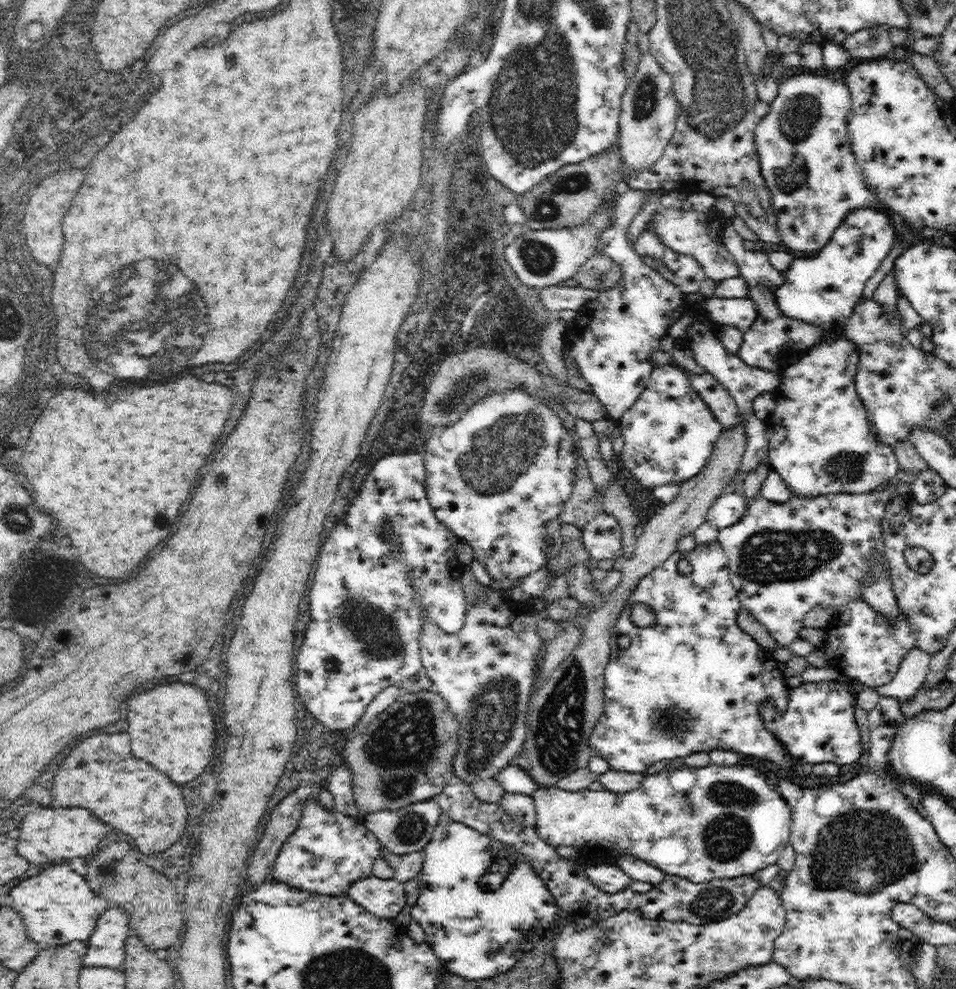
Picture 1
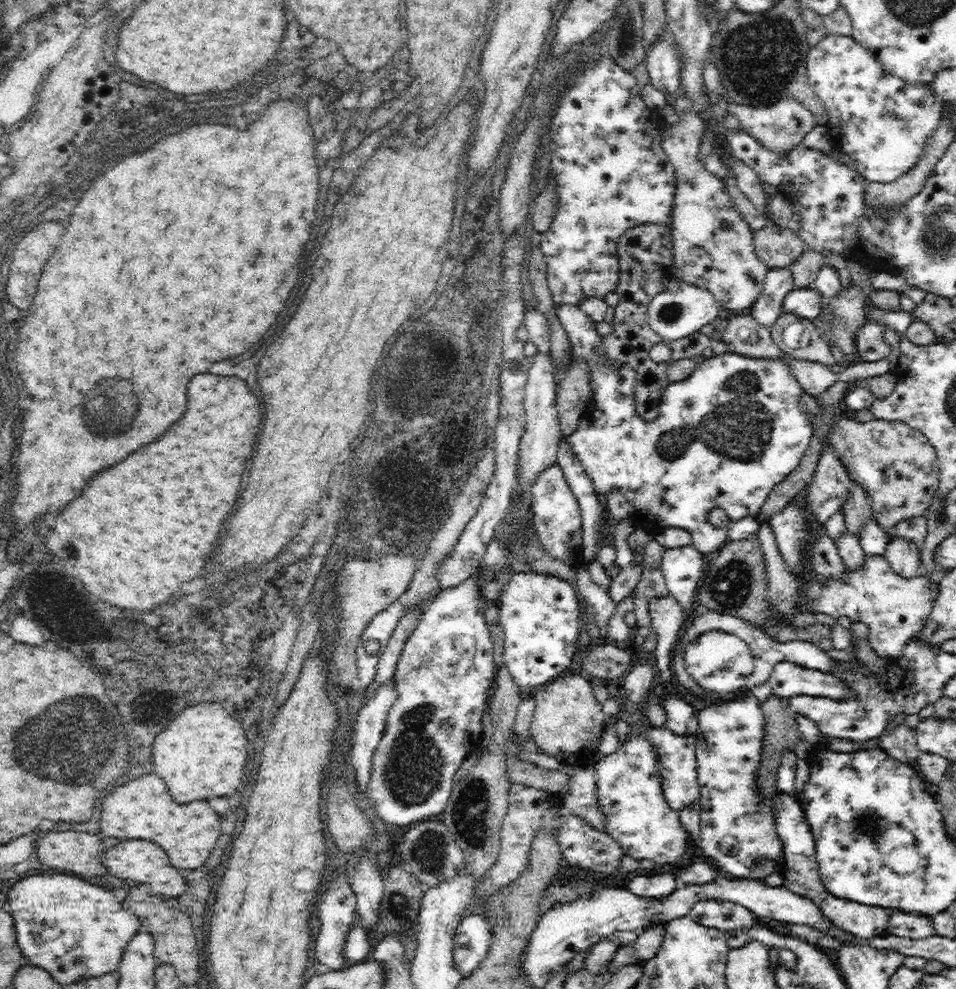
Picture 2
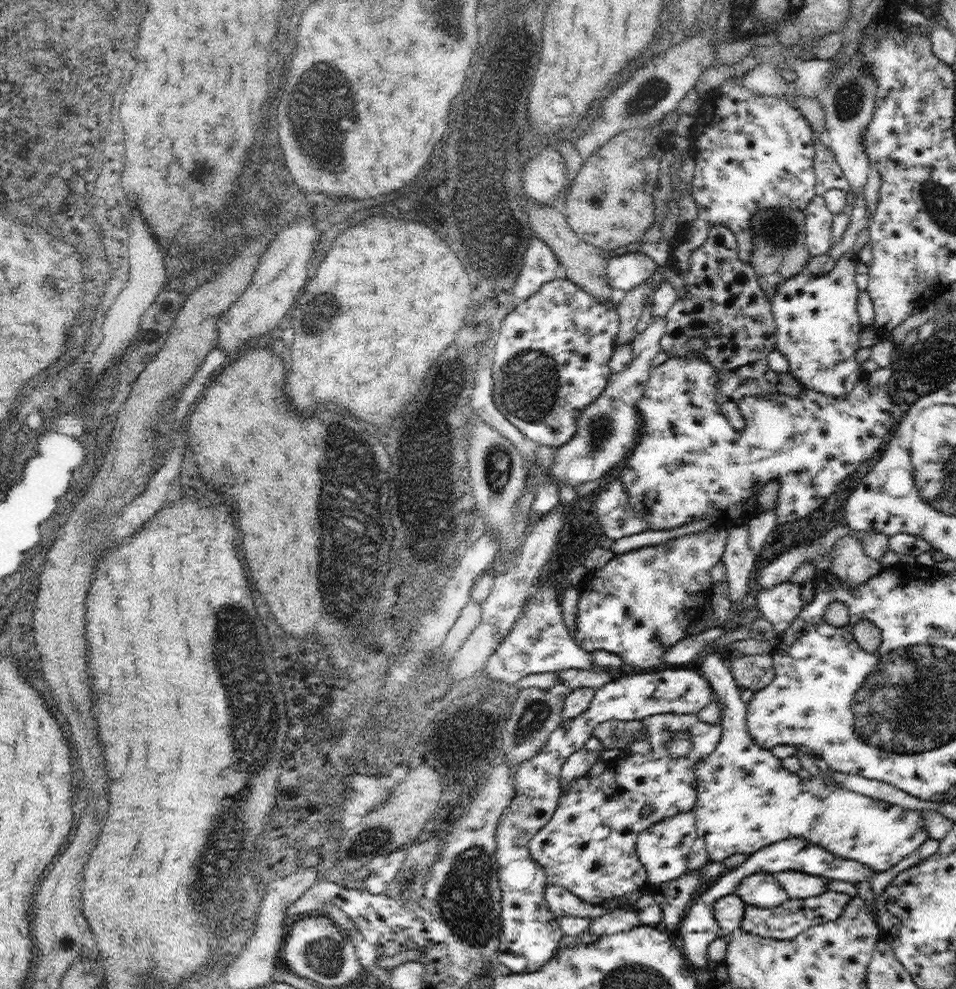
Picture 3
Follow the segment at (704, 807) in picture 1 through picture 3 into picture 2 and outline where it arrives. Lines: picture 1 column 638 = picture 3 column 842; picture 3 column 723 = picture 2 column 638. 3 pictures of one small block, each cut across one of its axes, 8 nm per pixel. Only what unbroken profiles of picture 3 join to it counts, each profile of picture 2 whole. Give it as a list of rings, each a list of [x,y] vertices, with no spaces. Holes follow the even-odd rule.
[[[650,656],[636,660],[632,664],[628,676],[624,678],[626,696],[624,696],[624,704],[620,706],[620,720],[624,720],[628,724],[630,734],[628,734],[628,740],[622,742],[622,746],[612,756],[604,756],[604,758],[596,760],[596,796],[598,796],[598,806],[600,806],[602,814],[606,816],[606,832],[610,834],[610,838],[614,842],[618,842],[618,846],[624,848],[624,854],[630,854],[634,860],[650,858],[656,862],[656,866],[662,866],[662,864],[676,864],[678,860],[684,858],[684,854],[692,854],[692,846],[690,846],[688,832],[680,822],[680,812],[670,808],[664,798],[662,776],[658,770],[658,766],[660,766],[658,752],[654,750],[654,744],[646,736],[646,732],[650,732],[652,726],[650,726],[650,722],[646,722],[642,710],[646,708],[646,700],[648,700],[652,682],[658,680],[656,668],[654,668],[656,664],[652,664],[650,660],[652,660]]]

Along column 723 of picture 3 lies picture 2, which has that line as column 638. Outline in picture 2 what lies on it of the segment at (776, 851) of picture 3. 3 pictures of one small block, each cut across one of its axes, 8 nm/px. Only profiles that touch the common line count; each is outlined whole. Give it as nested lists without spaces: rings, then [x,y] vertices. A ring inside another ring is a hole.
[[[654,870],[652,874],[642,872],[640,876],[634,876],[634,880],[626,888],[640,898],[666,898],[676,890],[676,886],[680,884],[672,872]]]

